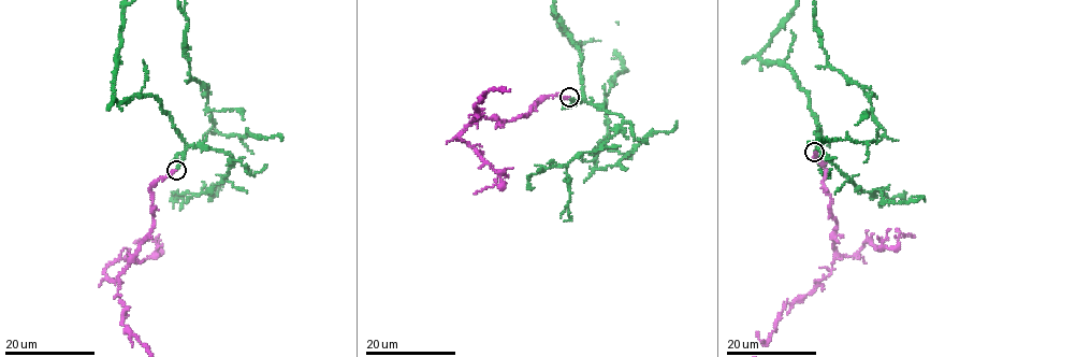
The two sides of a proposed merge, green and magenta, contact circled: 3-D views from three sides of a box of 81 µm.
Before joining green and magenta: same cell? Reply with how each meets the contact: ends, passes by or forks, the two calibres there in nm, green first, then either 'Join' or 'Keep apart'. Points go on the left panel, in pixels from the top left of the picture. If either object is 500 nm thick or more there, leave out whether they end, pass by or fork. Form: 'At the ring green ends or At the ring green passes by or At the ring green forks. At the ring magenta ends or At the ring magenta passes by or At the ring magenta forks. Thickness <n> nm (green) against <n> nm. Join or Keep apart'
At the ring green ends. At the ring magenta ends. Thickness 260 nm (green) against 240 nm. Join

